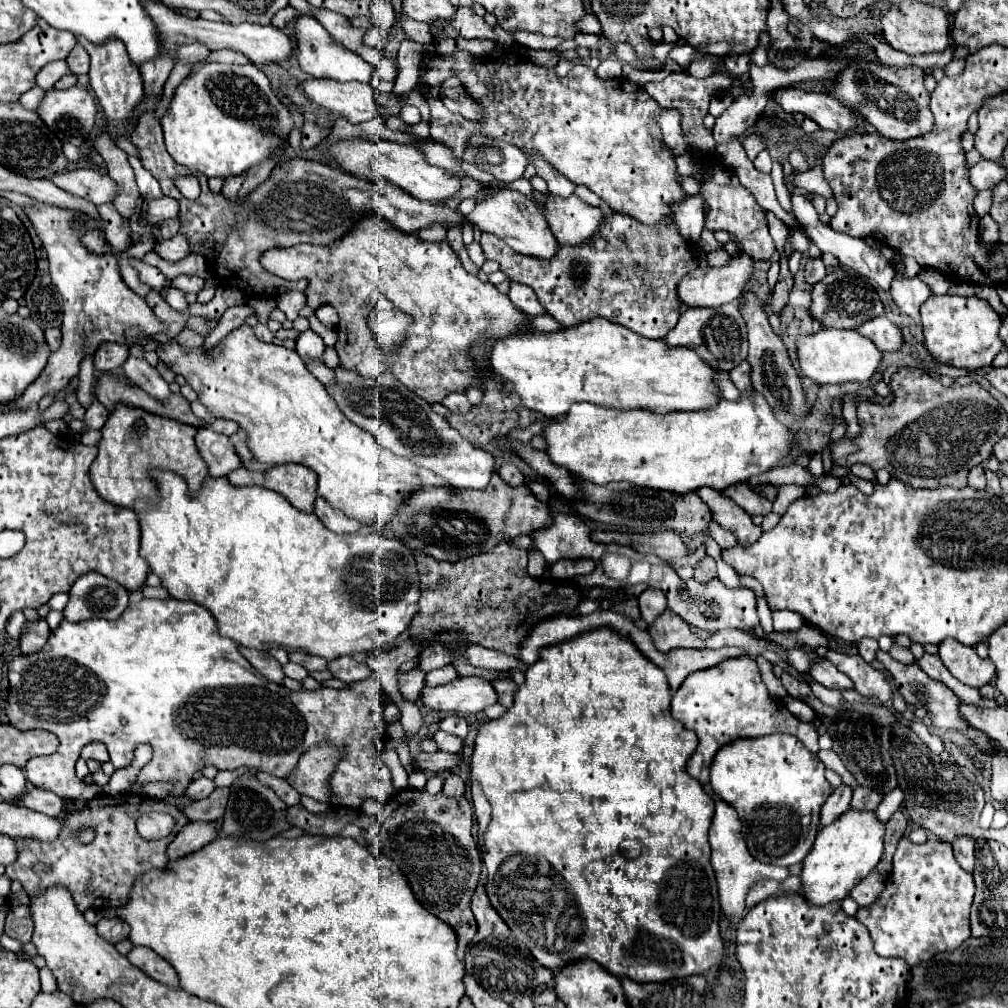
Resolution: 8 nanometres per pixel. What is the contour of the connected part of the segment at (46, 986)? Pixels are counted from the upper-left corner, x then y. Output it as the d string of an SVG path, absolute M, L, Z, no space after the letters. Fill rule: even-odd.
M47 966L41 968L41 990L43 990L43 992L55 992L55 990L57 990L55 976L53 976L53 972L51 972Z

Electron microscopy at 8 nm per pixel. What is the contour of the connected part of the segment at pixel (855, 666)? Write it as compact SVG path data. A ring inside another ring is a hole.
M827 650L825 660L829 660L831 664L835 664L835 668L843 674L847 674L853 682L855 682L855 690L863 696L875 696L881 702L891 700L891 686L885 680L885 676L875 670L871 664L867 664L859 654L857 656L849 656L845 652L837 652L837 650Z

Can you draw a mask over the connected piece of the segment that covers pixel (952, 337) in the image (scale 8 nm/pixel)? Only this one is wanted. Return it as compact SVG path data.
M929 296L921 304L921 324L923 324L923 338L925 348L933 356L933 360L941 364L949 364L955 368L987 368L997 352L1003 348L999 338L999 314L989 306L989 302L971 296Z

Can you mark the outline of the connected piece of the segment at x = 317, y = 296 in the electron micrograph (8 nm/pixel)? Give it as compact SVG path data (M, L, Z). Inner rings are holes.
M371 212L331 246L299 244L293 248L273 248L261 256L261 264L267 272L283 280L305 278L309 286L303 294L307 296L309 308L333 306L337 310L339 340L335 350L341 366L359 370L365 378L391 372L427 402L439 402L451 392L465 394L469 386L481 388L483 392L511 392L511 386L499 382L493 372L485 384L479 384L483 370L469 356L469 348L479 334L487 332L491 334L487 344L489 352L495 340L529 330L527 318L491 282L483 282L479 276L465 272L447 240L425 242L415 234L403 234L385 218ZM379 292L413 320L407 328L407 340L397 352L383 352L369 330L369 316L375 310Z

